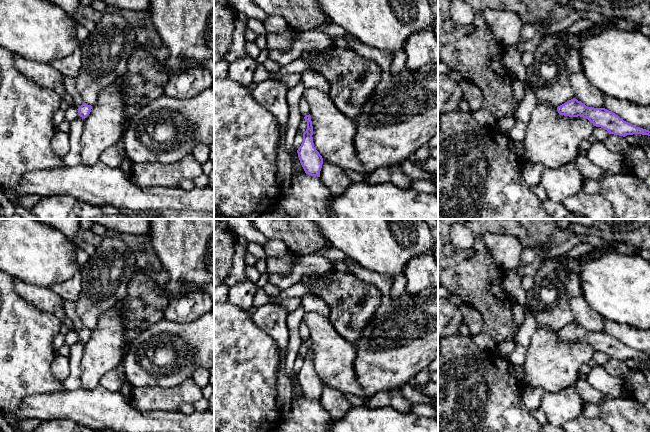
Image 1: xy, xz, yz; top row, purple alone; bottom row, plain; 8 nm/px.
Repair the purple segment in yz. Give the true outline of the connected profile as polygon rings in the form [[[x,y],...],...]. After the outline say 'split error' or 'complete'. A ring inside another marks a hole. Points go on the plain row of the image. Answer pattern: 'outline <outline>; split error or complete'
outline [[[573,322],[566,327],[557,331],[560,339],[569,341],[583,341],[588,343],[594,350],[601,351],[609,356],[609,358],[627,360],[633,358],[642,358],[650,360],[650,355],[636,351],[618,339],[605,332],[588,331]]]; complete

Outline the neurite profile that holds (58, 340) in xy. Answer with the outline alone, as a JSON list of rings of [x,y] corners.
[[[58,333],[52,340],[52,345],[56,352],[64,344],[65,344],[64,335],[61,333]]]

